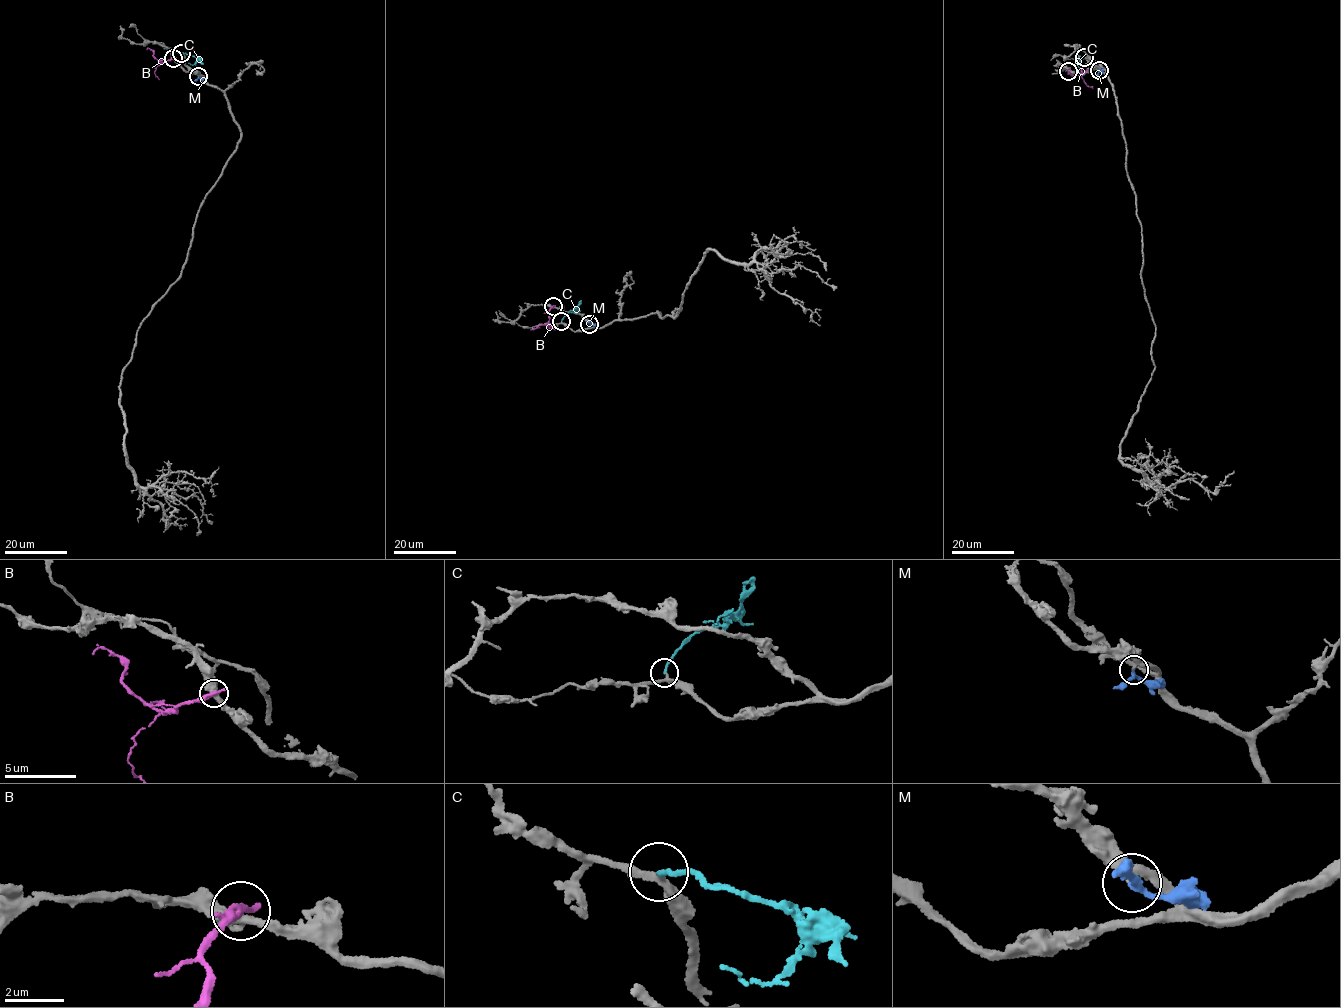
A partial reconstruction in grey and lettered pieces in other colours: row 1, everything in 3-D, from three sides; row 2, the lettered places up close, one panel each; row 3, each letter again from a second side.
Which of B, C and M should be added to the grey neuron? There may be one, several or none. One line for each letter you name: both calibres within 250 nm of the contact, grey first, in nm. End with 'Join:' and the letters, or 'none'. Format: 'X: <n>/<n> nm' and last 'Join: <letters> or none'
C: 200/160 nm
Join: C

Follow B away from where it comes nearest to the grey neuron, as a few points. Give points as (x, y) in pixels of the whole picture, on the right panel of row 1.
B: (1068, 70), (1072, 75), (1081, 74), (1080, 67)

